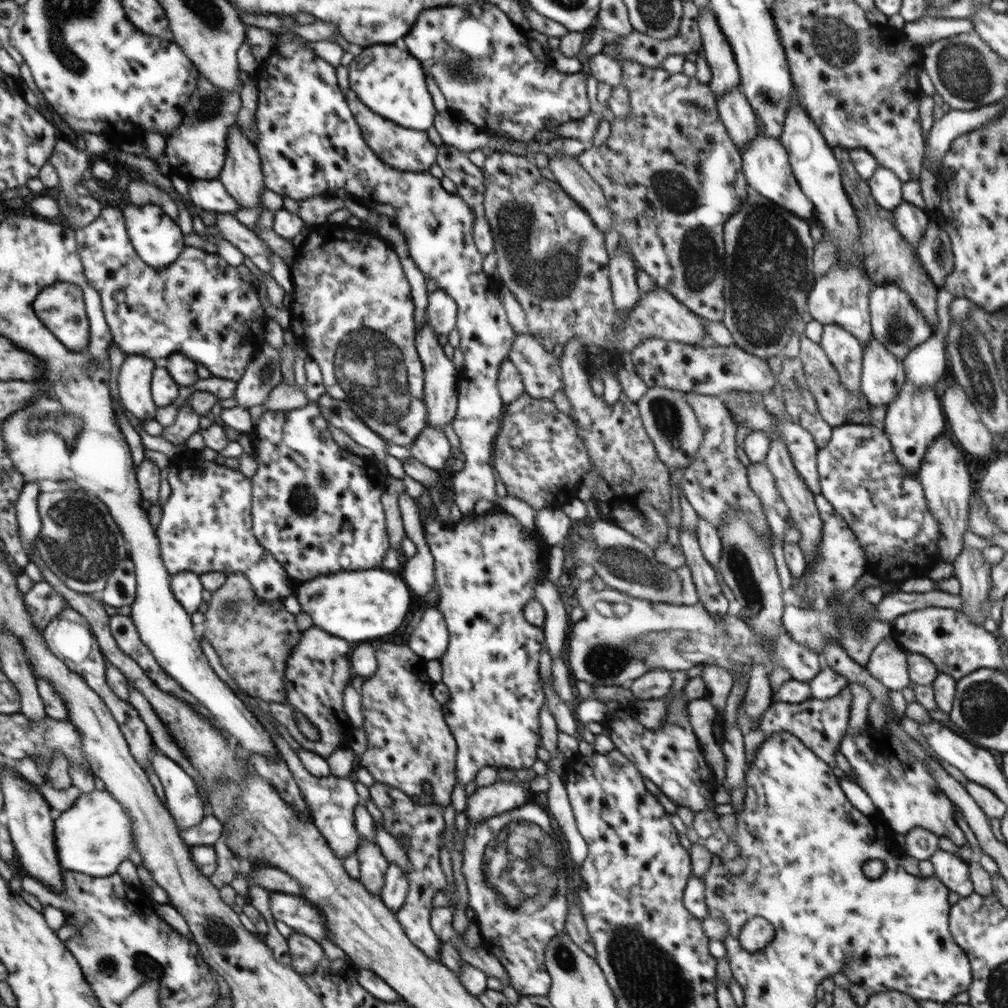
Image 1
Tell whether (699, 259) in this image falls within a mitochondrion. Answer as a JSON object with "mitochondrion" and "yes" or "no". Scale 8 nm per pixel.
{"mitochondrion":"yes"}

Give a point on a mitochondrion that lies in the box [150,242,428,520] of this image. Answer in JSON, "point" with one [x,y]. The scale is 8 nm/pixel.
{"point":[371,369]}

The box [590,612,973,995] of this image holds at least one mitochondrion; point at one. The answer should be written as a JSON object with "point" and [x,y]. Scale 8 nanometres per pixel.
{"point":[753,886]}

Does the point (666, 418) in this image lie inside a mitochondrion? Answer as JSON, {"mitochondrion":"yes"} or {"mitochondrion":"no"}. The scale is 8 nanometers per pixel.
{"mitochondrion":"yes"}

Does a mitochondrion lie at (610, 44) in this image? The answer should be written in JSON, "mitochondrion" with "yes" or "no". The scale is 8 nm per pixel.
{"mitochondrion":"no"}

